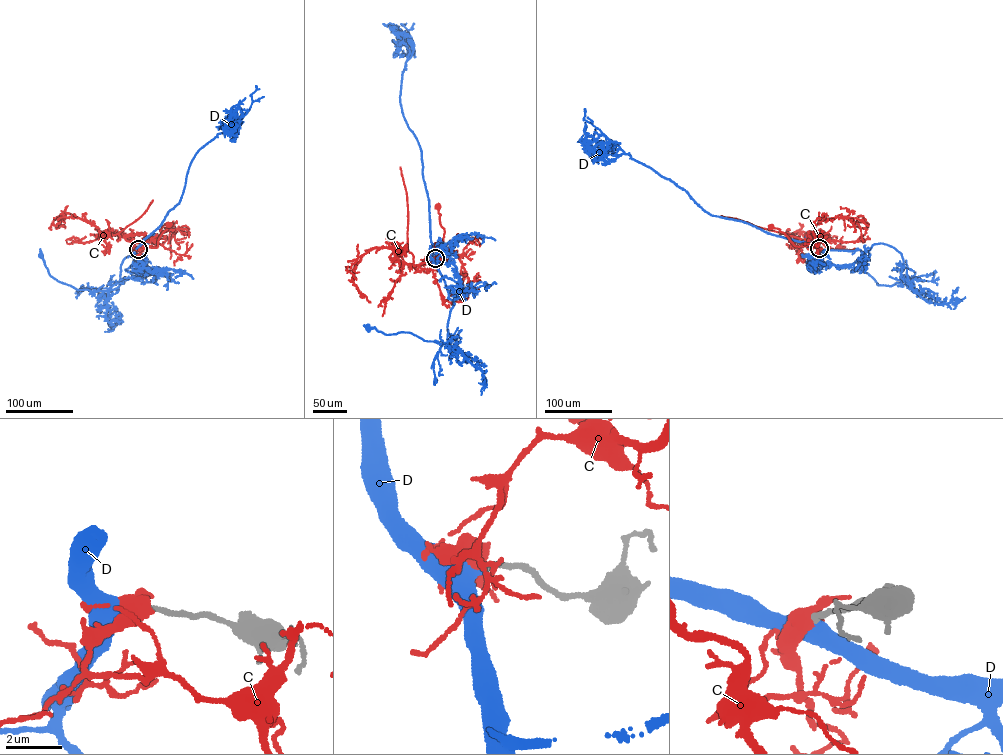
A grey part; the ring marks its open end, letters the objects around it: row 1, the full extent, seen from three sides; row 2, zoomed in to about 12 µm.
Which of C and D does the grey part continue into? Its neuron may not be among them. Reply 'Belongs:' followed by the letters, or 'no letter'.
Belongs: D

